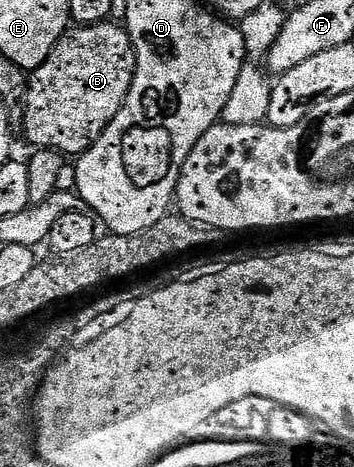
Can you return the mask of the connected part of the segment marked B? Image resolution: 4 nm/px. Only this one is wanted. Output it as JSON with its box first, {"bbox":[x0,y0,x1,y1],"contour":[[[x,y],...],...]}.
{"bbox":[21,20,134,156],"contour":[[[107,20],[104,22],[96,22],[93,26],[79,25],[74,29],[62,35],[61,40],[55,44],[52,53],[46,57],[46,63],[29,75],[24,105],[21,107],[21,110],[23,109],[22,126],[26,129],[26,138],[31,142],[32,147],[57,151],[63,156],[69,156],[69,154],[81,156],[89,150],[91,144],[106,130],[107,124],[114,119],[116,112],[120,112],[120,108],[128,96],[130,85],[134,79],[134,45],[130,42],[130,36],[126,32],[125,25],[118,23],[117,26],[114,20]]]}

